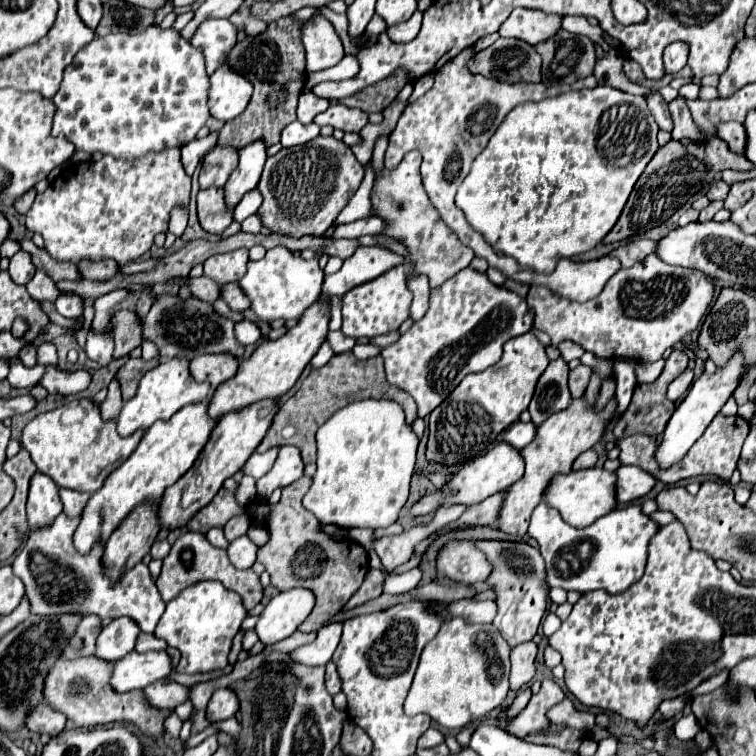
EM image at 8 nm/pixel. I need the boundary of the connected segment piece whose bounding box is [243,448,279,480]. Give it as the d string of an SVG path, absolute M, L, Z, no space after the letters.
M269 448L269 450L263 452L263 454L253 452L251 458L245 462L243 472L245 472L245 474L251 474L255 480L257 480L257 478L263 478L263 476L271 470L271 466L275 464L277 454L279 454L279 448Z

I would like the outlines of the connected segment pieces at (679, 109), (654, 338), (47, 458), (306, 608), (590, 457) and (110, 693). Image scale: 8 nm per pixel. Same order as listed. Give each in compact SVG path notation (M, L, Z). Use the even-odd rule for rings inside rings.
M683 96L669 102L669 112L671 112L671 118L673 118L673 132L671 132L673 140L689 138L693 142L699 142L699 140L705 138L703 134L699 134L699 130L695 130L693 118L687 110L687 100Z
M649 254L643 262L613 274L603 292L583 304L555 298L543 286L531 286L527 304L535 316L535 328L547 332L555 346L561 340L573 340L601 358L655 362L667 348L699 328L715 290L715 280L705 272L671 266Z
M81 398L35 416L23 428L21 444L29 450L37 470L51 476L57 486L93 494L103 484L103 478L131 456L143 434L145 430L137 430L121 438L115 430L115 420L103 420L101 406L91 398Z
M293 588L279 592L261 612L261 620L255 626L259 640L273 644L289 638L299 624L311 614L315 606L315 594L309 588Z
M585 450L585 452L573 462L573 470L591 468L591 466L595 466L595 462L597 462L597 452L595 452L595 450Z
M83 656L75 660L57 660L51 668L51 674L47 674L45 682L45 702L63 712L71 722L75 722L77 728L93 728L93 726L105 726L115 722L131 722L135 724L143 734L157 740L165 732L165 720L173 714L173 710L161 710L149 704L143 690L131 690L131 692L115 692L111 688L111 672L115 668L115 662L107 662L99 656Z

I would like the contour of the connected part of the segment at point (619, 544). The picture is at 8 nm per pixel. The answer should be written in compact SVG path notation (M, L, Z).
M539 504L533 510L529 524L529 536L539 542L539 550L545 558L549 586L577 590L581 594L599 588L609 594L621 594L635 584L645 572L649 542L657 532L659 524L637 504L619 506L585 528L567 524L555 508Z

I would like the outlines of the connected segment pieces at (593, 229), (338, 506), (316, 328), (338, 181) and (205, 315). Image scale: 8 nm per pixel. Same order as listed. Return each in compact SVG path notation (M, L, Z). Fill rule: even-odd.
M599 84L593 89L561 94L557 108L561 112L555 112L555 98L515 106L491 136L485 150L473 160L455 196L469 226L483 234L495 252L511 256L519 266L539 274L551 274L559 258L587 252L605 238L621 216L643 168L653 158L655 148L659 148L659 126L651 118L643 96L629 96Z
M367 398L343 406L317 432L317 472L313 486L303 498L303 506L323 524L337 524L341 528L385 528L393 524L409 496L417 444L419 438L397 402Z
M321 296L321 300L317 300L311 308L305 310L305 314L299 318L297 326L287 330L287 334L281 336L279 340L265 340L251 354L251 358L241 362L237 374L231 380L217 386L213 398L209 400L207 414L213 420L219 420L225 414L237 412L237 410L247 408L247 406L251 406L255 402L279 400L299 380L303 368L309 364L309 360L315 356L315 352L323 344L323 340L325 340L325 336L329 332L327 324L329 324L329 308L325 304L325 296Z
M317 136L307 144L283 148L275 156L267 158L263 176L259 180L263 194L263 206L259 208L259 214L271 232L289 236L325 234L357 192L361 180L363 166L351 148L333 136ZM285 228L289 228L289 232L285 232Z
M159 296L159 300L151 306L149 314L143 318L143 336L157 344L159 354L163 358L175 358L175 356L179 356L179 358L193 360L199 354L219 354L219 352L237 354L237 358L239 358L243 354L243 346L235 340L233 324L235 324L233 320L219 316L209 302L201 302L197 298L189 298L189 300L183 302L177 296Z

